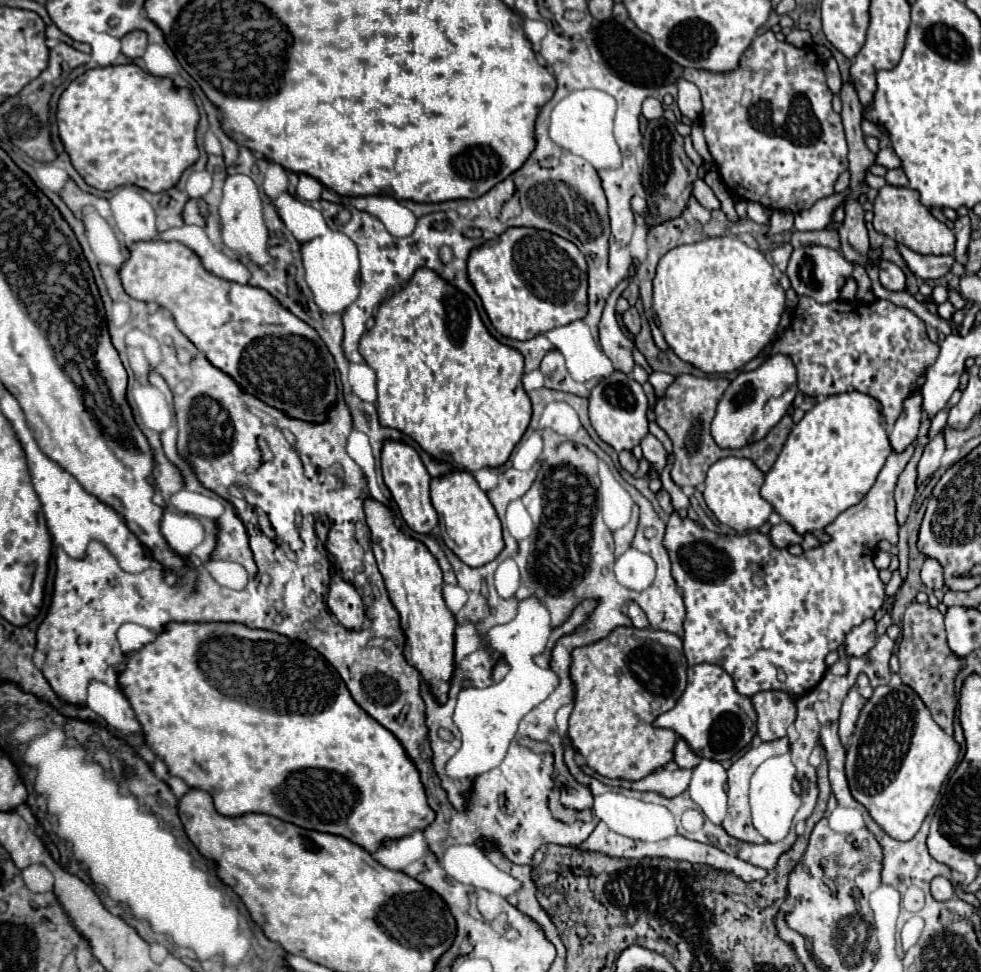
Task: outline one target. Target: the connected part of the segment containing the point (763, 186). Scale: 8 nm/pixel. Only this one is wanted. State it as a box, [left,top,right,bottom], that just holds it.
[684,32,848,214]

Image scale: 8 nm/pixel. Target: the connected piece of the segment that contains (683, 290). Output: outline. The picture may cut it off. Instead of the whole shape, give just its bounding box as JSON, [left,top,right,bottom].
[654,236,786,374]

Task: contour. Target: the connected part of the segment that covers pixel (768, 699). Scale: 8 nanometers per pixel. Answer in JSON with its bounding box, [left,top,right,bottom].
[752,692,796,742]

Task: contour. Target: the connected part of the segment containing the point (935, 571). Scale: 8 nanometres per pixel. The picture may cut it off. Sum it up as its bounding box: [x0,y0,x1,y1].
[922,558,944,590]

